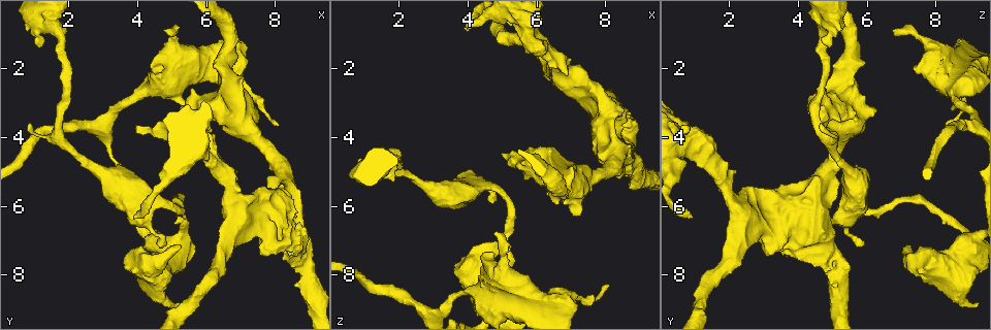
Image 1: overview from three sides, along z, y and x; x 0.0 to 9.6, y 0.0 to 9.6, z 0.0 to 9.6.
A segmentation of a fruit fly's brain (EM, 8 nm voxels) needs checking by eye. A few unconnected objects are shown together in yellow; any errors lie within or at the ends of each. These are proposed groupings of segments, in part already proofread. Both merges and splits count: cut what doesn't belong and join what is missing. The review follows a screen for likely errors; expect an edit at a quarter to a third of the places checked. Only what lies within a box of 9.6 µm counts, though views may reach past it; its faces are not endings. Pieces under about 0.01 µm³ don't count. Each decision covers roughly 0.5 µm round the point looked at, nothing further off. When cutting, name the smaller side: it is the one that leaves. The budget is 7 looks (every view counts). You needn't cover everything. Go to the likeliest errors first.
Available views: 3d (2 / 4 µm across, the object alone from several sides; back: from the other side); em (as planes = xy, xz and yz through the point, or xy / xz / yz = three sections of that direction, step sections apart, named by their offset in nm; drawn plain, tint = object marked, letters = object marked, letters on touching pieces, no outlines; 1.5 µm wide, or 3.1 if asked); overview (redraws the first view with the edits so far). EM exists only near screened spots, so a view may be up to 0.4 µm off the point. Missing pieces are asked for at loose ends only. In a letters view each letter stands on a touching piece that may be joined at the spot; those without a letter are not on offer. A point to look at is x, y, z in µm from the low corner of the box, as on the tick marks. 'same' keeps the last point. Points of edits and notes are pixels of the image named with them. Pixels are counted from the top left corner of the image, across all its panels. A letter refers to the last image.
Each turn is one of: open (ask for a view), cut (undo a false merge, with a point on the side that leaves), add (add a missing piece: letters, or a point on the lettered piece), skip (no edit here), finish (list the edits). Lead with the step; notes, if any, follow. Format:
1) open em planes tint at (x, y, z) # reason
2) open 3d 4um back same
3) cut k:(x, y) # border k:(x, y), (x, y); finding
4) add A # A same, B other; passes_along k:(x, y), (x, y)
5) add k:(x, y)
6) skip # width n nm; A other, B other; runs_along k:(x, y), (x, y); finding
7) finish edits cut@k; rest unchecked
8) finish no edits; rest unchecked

open em xz step 8 plain at (3.95, 3.60, 0.75) # branch stops here

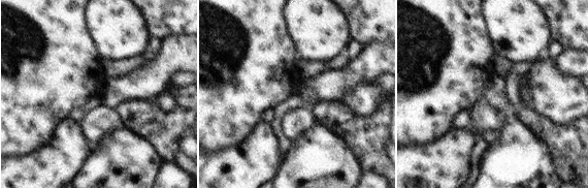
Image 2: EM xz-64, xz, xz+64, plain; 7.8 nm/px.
open em xz step 8 letters same # what lies round it

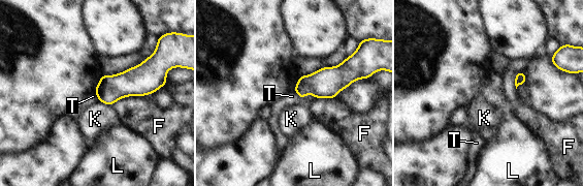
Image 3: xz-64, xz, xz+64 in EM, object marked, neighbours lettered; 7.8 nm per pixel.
skip # F other, K other, L other, T other; border 3:(131, 95), (122, 97), (110, 105); no lettered piece goes on from it

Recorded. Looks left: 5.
open 3d 4um at (4.35, 2.10, 7.80) # free end

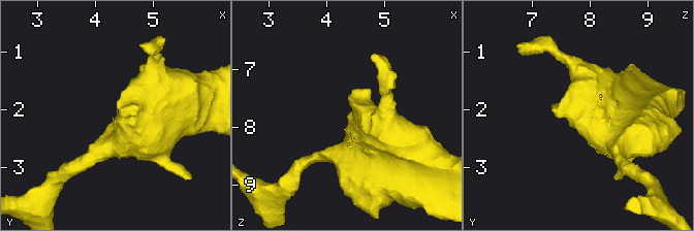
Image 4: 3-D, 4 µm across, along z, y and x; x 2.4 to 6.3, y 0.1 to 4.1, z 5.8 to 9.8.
open em xy step 8 letters at (4.40, 2.15, 7.80) # shape alone is not enough

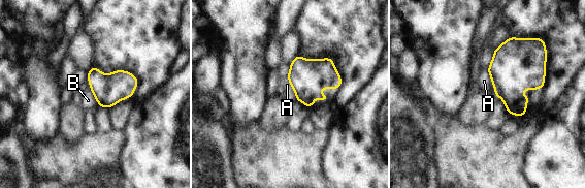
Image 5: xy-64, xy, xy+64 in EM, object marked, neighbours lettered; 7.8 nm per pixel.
skip # A other, B other; no lettered piece goes on from it

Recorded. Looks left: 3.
open 3d 2um at (3.90, 6.40, 0.85)

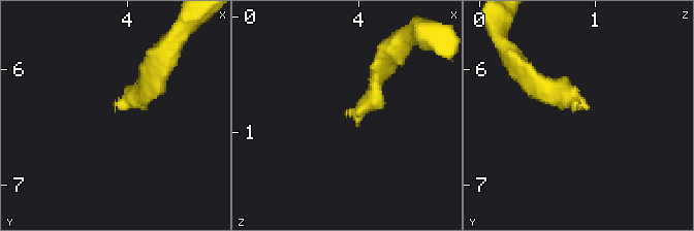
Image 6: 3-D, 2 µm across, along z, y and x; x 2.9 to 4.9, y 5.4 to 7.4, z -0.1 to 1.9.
open em xy step 4 tint at (3.92, 6.36, 0.80)

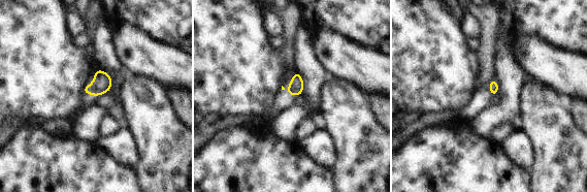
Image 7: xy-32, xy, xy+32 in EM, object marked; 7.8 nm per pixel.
open em planes letters same # another direction

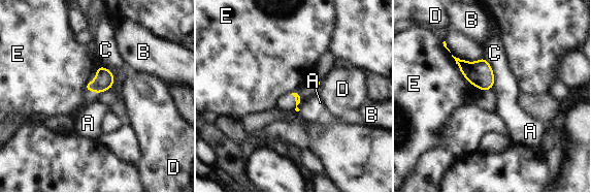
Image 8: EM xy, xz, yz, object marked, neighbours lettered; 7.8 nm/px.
skip # longest_contact E 280 nm; A other, B other, C other, D other, E other; border 8:(451, 55), (459, 71), (470, 84); none of them fits

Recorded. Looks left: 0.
finish no edits; rest unchecked

